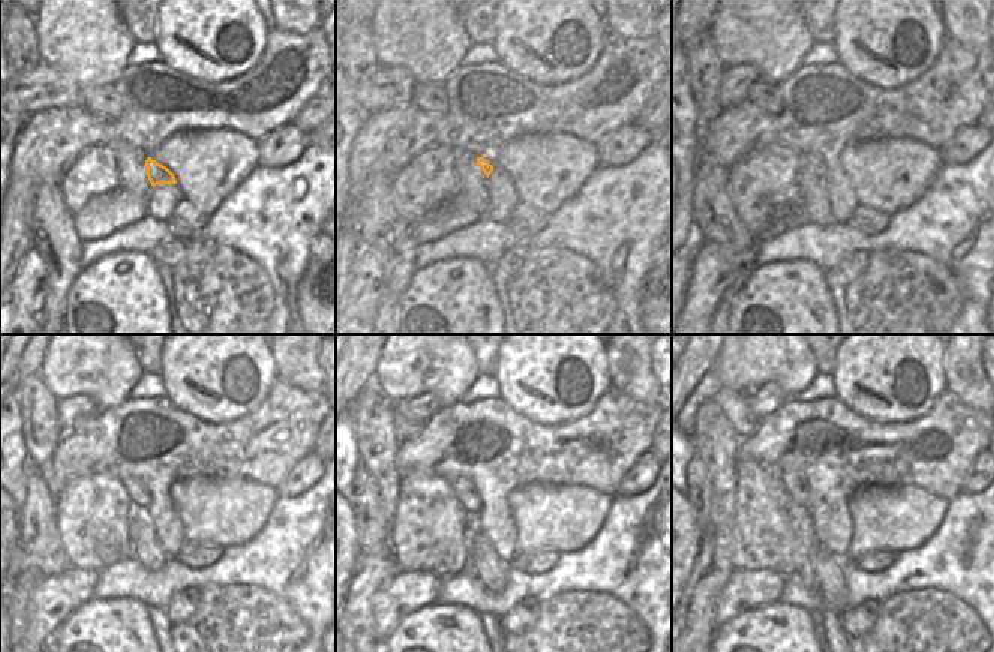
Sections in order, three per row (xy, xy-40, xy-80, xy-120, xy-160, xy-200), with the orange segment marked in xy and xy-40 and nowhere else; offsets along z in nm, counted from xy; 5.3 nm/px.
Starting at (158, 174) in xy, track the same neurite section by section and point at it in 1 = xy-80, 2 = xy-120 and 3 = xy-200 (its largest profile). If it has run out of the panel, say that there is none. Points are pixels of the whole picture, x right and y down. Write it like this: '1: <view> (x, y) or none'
1: xy-80 (813, 161)
2: xy-120 (138, 495)
3: xy-200 (796, 487)

